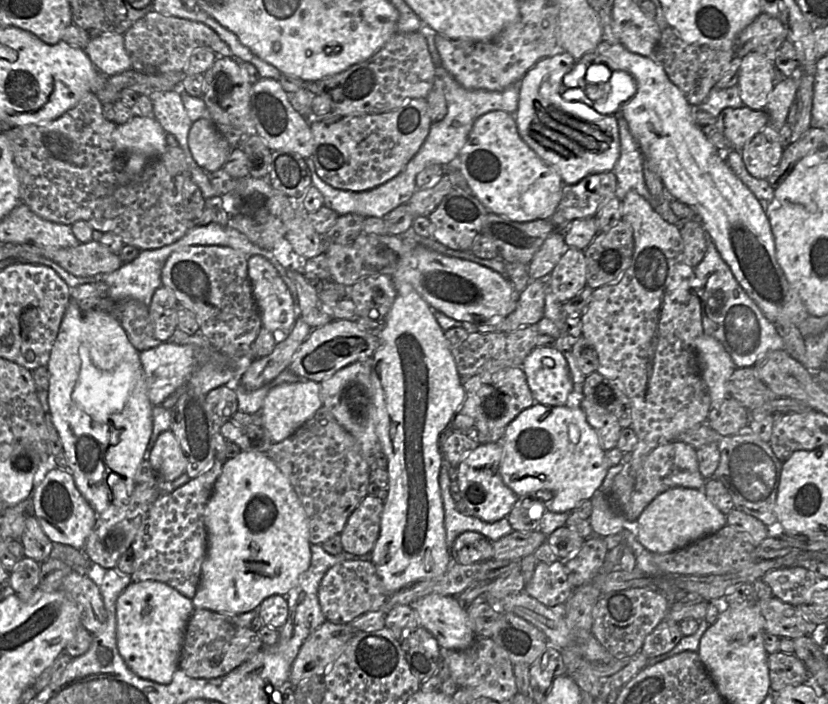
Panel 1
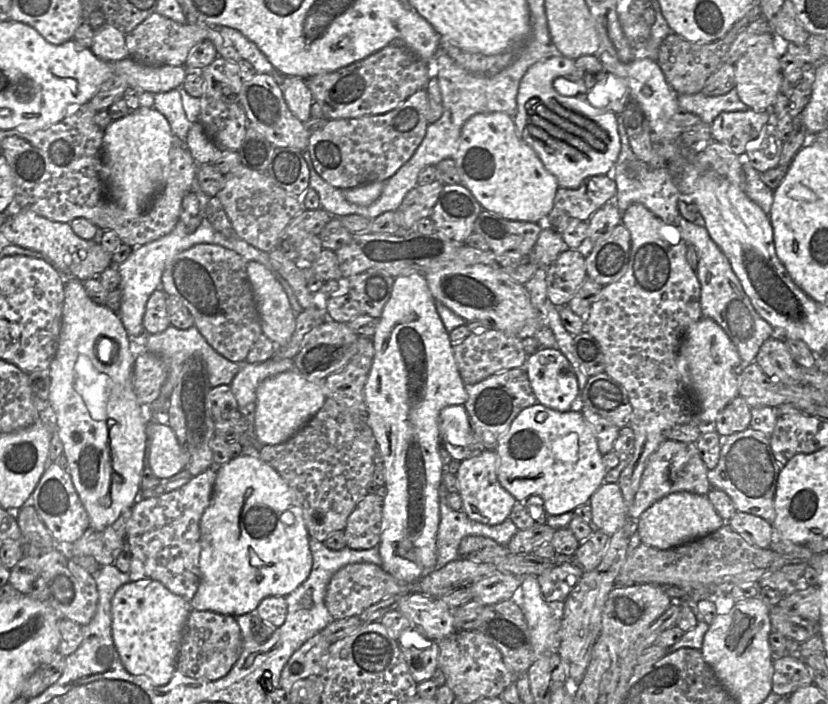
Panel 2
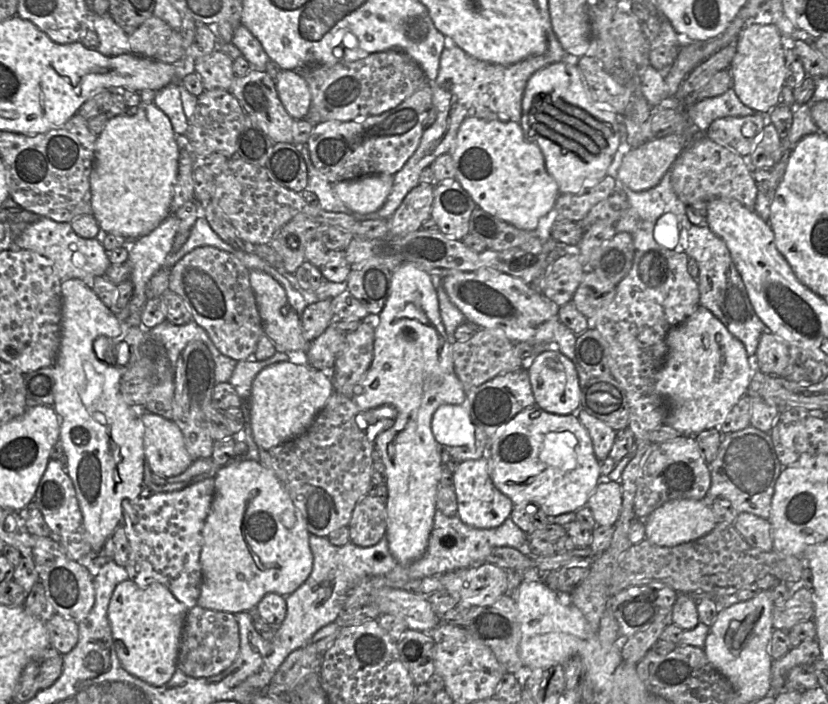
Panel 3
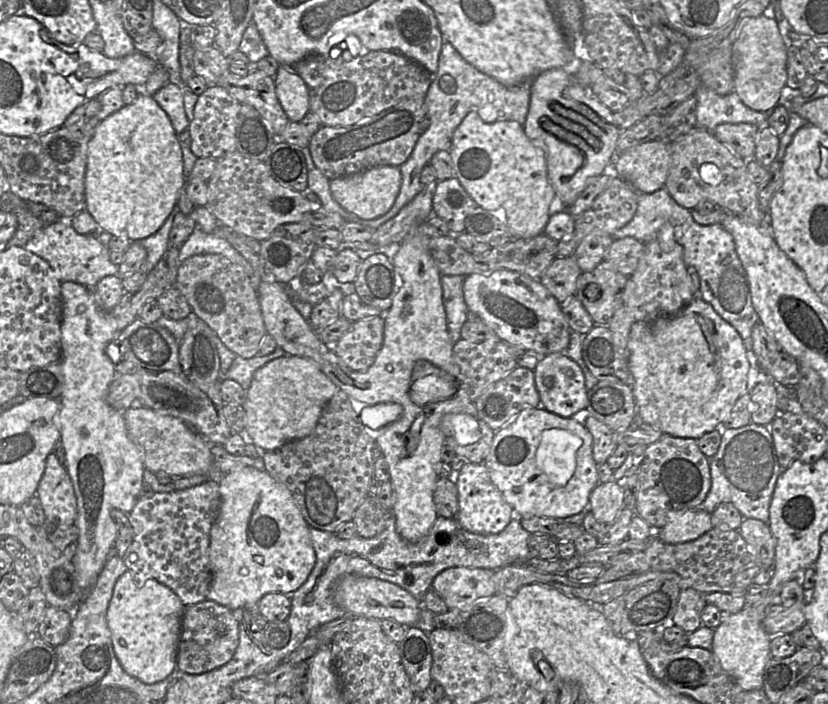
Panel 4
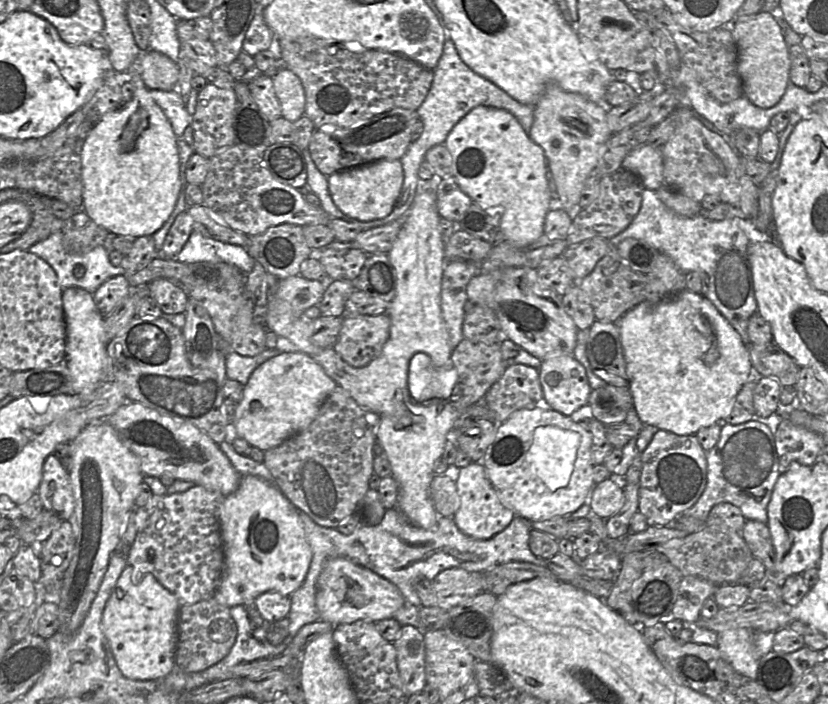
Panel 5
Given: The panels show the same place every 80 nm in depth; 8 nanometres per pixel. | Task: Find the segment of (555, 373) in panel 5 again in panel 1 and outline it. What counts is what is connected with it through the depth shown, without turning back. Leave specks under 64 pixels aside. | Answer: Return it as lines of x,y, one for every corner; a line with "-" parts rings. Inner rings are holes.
534,348
522,370
535,402
550,407
566,406
573,381
564,355
555,348

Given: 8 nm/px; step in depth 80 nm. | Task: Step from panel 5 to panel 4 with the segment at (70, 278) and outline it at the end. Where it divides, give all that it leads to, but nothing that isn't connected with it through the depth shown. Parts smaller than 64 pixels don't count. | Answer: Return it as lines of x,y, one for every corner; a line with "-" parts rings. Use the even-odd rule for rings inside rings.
59,220
44,226
24,248
47,261
62,283
71,281
94,289
102,278
118,275
119,272
119,265
113,264
109,259
108,247
101,243
96,235
77,233
68,220

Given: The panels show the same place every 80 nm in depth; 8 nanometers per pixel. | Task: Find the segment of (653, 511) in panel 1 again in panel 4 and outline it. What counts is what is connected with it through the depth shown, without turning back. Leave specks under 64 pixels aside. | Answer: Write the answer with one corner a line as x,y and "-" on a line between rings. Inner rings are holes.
697,508
670,512
664,526
654,532
665,543
678,544
693,541
712,527
711,513

